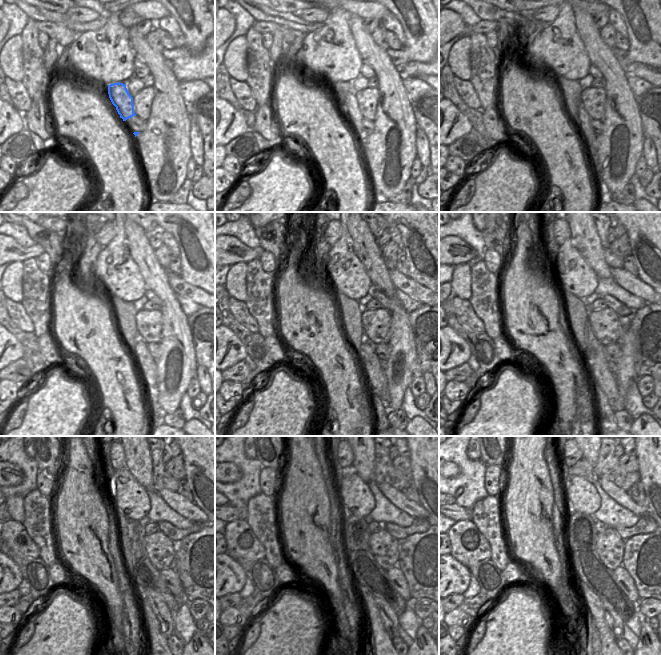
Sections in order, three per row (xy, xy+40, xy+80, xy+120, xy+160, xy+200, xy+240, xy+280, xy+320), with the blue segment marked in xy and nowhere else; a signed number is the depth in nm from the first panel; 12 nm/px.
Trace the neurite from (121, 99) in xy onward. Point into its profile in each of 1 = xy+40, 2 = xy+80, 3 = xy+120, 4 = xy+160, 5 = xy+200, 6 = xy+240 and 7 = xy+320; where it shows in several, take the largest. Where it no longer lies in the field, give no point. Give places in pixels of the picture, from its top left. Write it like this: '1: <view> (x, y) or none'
1: xy+40 (350, 104)
2: xy+80 (584, 119)
3: xy+120 (148, 372)
4: xy+160 (377, 381)
5: xy+200 (606, 379)
6: xy+240 (165, 617)
7: xy+320 (614, 621)

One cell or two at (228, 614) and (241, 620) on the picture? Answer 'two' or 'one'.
one

